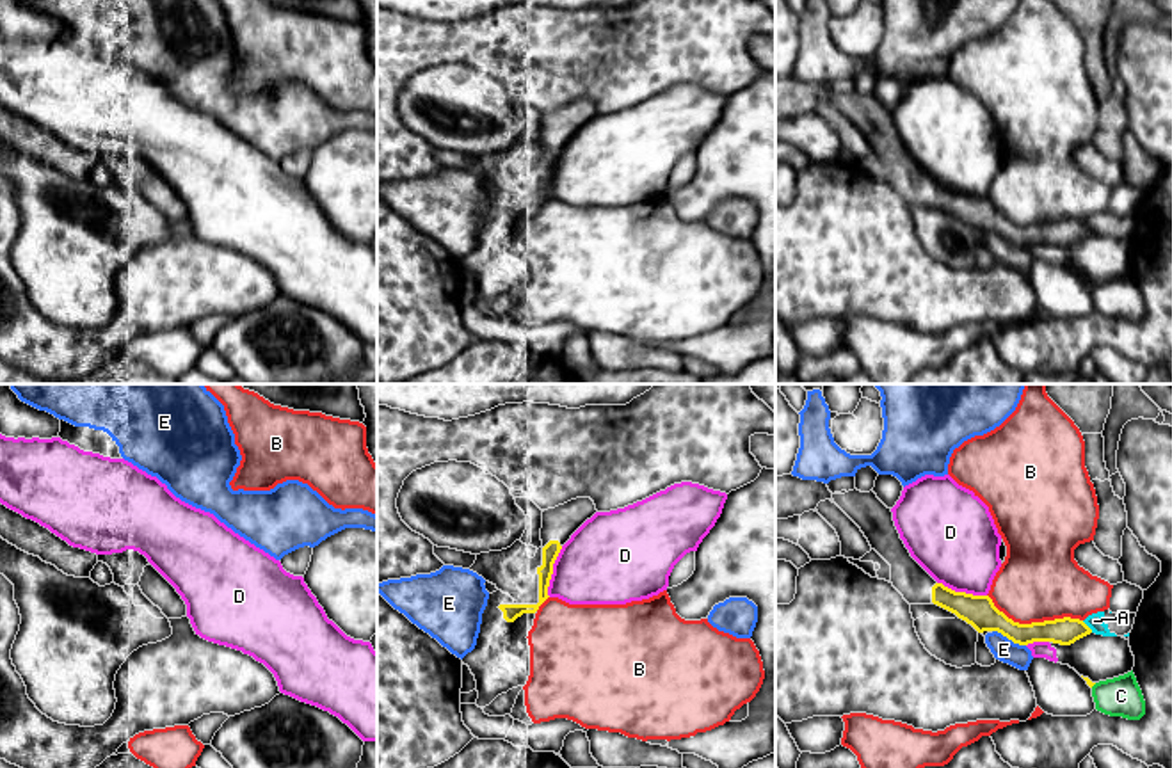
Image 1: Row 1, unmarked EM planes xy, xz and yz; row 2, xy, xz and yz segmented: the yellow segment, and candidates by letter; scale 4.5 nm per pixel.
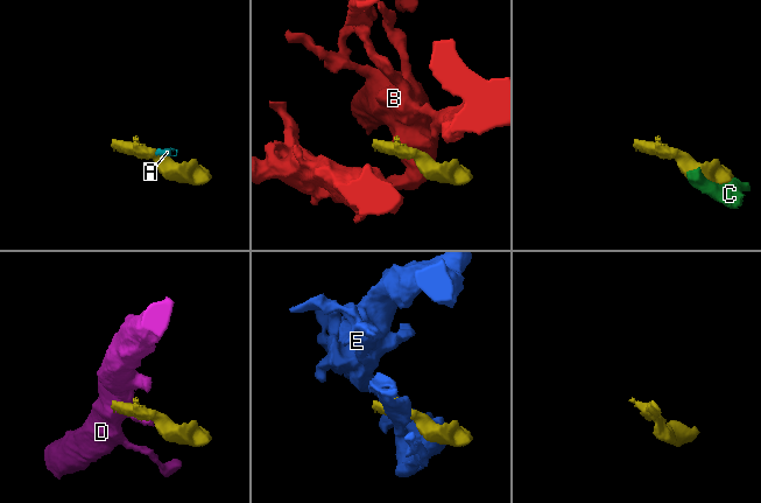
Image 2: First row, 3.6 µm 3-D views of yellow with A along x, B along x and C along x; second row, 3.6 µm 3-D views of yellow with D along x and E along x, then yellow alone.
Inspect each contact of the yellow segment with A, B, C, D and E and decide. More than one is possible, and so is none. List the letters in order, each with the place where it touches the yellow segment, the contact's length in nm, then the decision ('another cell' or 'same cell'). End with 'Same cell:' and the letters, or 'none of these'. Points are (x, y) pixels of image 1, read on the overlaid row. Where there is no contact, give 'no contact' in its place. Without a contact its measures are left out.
A: yz (1087, 626) | 80 nm | another cell
B: yz (1034, 623) | 440 nm | another cell
C: yz (1092, 685) | 40 nm | another cell
D: xz (552, 571) | 240 nm | another cell
E: yz (1009, 639) | 170 nm | another cell
Same cell: none of these

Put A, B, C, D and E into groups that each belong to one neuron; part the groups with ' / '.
A / B / C / D / E

